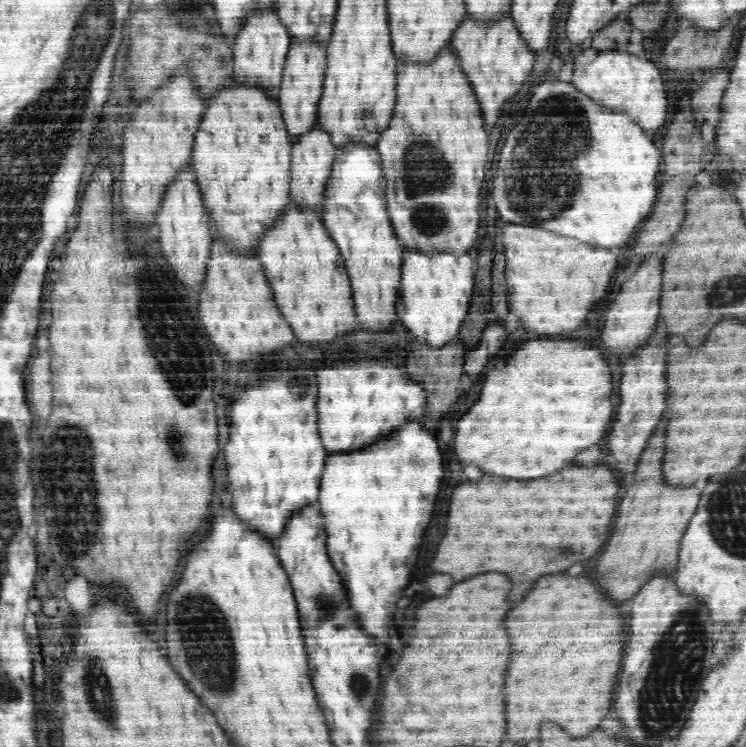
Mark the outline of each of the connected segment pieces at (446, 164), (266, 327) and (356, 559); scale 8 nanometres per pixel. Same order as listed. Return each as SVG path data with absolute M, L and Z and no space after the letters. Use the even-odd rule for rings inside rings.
M452 46L438 55L438 62L430 66L410 66L410 61L398 64L398 102L390 126L381 132L375 146L382 159L386 179L387 214L394 236L408 248L436 256L450 253L466 255L474 244L480 228L480 192L488 164L488 132L482 122L482 111L474 96L474 89L462 72Z
M214 240L206 278L200 290L200 320L210 342L226 356L228 362L244 362L248 358L264 356L294 340L294 332L278 314L278 303L270 294L259 253L236 253L222 241ZM238 308L238 310L236 310Z
M402 426L398 434L390 434L386 442L378 442L378 446L370 446L370 450L356 449L354 454L338 454L338 458L326 457L325 467L322 473L321 487L316 506L323 518L323 526L326 526L327 553L331 563L338 571L342 579L347 595L350 596L350 606L358 614L358 626L374 642L390 642L390 634L394 634L394 612L398 610L398 598L406 594L406 586L410 586L410 578L414 578L414 566L418 550L422 550L422 542L426 542L426 530L430 530L430 522L434 522L434 506L438 506L438 494L442 494L442 479L446 478L446 462L442 462L442 450L438 448L438 438L434 438L424 426Z

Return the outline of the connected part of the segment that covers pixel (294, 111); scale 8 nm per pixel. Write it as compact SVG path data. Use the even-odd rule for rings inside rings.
M291 41L289 53L284 65L284 76L281 89L276 100L282 109L282 118L286 125L286 132L290 141L297 141L301 134L313 129L317 121L318 105L322 96L327 69L327 54L322 42L318 41Z

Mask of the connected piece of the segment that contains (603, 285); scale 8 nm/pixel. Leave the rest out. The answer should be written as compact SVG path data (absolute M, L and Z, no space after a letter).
M508 224L502 232L504 258L508 262L505 279L508 288L510 310L522 320L522 326L538 334L560 334L564 330L576 330L590 308L604 296L610 286L612 274L621 260L614 254L624 250L622 246L588 246L572 238L556 236L538 226Z

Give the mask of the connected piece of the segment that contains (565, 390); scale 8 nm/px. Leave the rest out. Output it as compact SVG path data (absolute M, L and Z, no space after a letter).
M530 340L522 348L516 350L516 354L506 362L504 370L492 370L484 380L484 390L480 392L480 398L476 404L458 420L456 436L454 436L454 452L462 466L478 466L484 474L498 474L504 478L542 478L548 474L554 474L556 470L562 470L572 462L572 458L582 452L584 448L590 448L592 444L600 442L614 416L614 404L610 400L612 396L612 376L610 376L610 364L604 358L604 352L600 348L582 348L578 342L570 340Z

